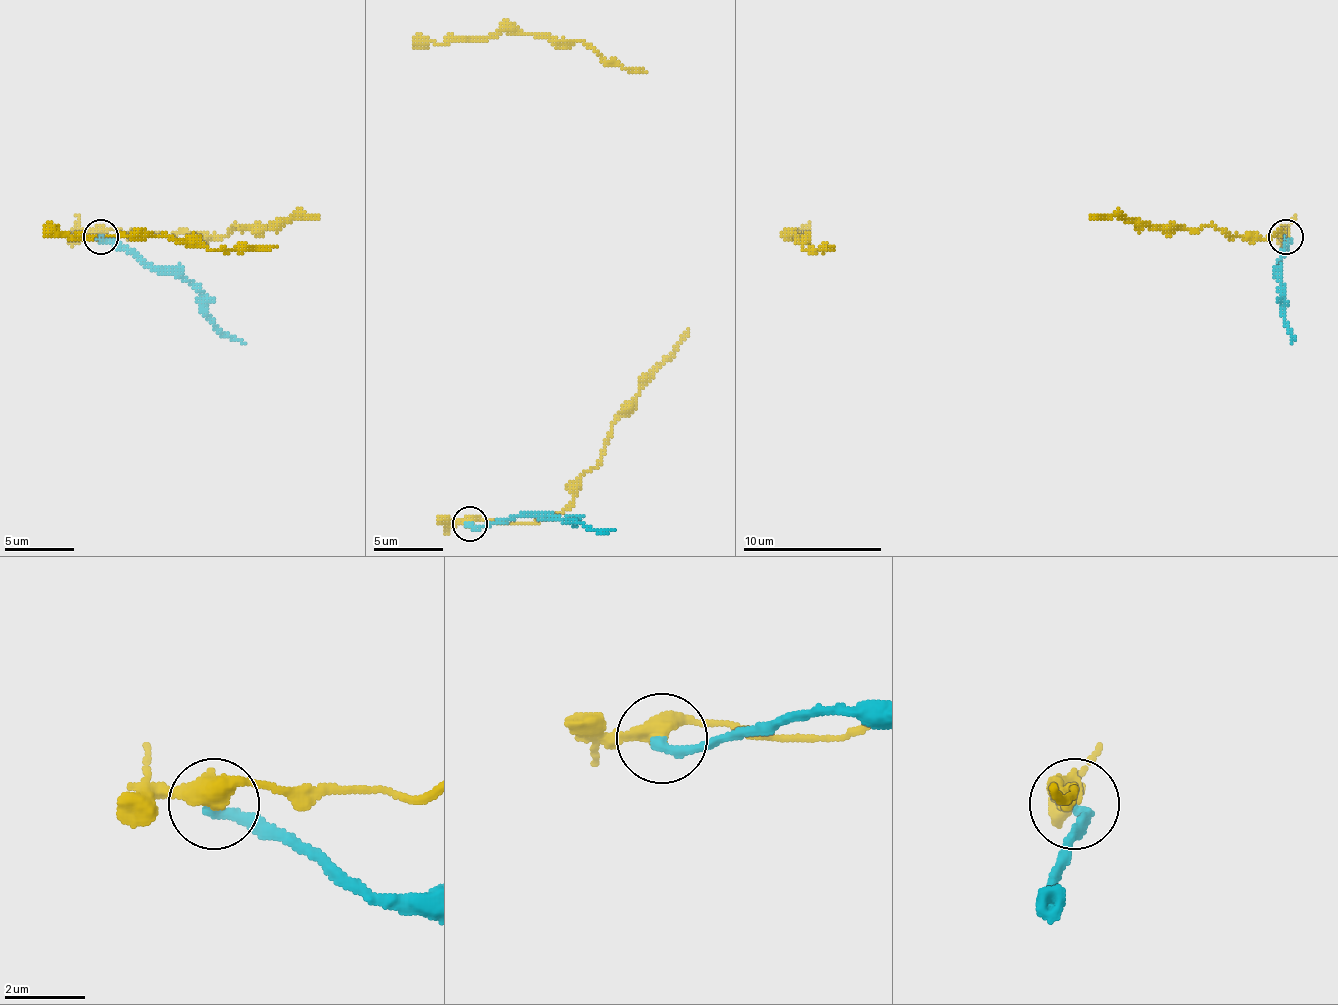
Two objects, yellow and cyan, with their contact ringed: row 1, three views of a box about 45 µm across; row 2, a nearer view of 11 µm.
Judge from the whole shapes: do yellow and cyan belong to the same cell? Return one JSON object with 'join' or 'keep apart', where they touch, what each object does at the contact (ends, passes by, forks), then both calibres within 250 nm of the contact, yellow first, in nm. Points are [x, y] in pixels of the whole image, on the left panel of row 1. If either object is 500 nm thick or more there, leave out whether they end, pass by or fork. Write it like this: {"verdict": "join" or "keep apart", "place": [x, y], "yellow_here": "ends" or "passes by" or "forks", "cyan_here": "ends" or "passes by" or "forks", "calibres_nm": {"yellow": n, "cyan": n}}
{"verdict": "keep apart", "place": [100, 237], "yellow_here": "passes by", "cyan_here": "ends", "calibres_nm": {"yellow": 440, "cyan": 260}}

